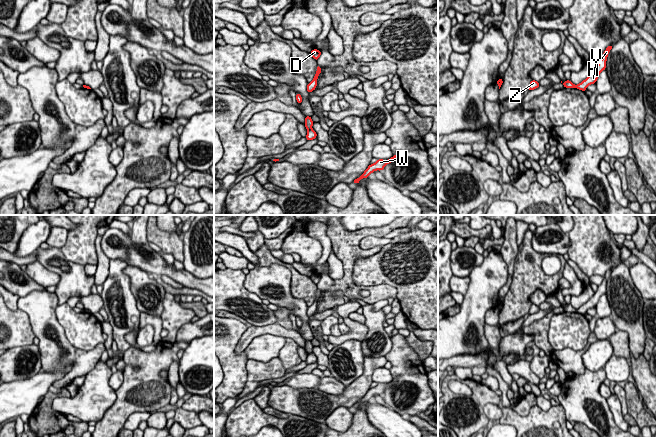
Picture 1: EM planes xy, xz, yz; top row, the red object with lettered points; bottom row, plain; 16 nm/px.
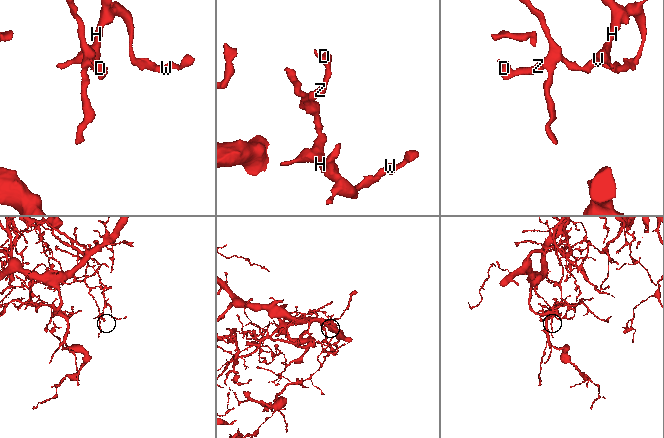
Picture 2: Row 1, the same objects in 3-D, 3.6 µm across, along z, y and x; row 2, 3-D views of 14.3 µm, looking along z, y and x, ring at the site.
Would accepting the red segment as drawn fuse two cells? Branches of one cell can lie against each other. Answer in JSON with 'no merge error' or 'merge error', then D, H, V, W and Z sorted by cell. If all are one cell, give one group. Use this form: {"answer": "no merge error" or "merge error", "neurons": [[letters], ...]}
{"answer": "merge error", "neurons": [["D", "Z"], ["H", "V", "W"]]}

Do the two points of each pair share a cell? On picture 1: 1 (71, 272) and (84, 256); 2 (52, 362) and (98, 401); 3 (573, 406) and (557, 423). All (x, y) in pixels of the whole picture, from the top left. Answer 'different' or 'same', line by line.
1: different
2: different
3: different

